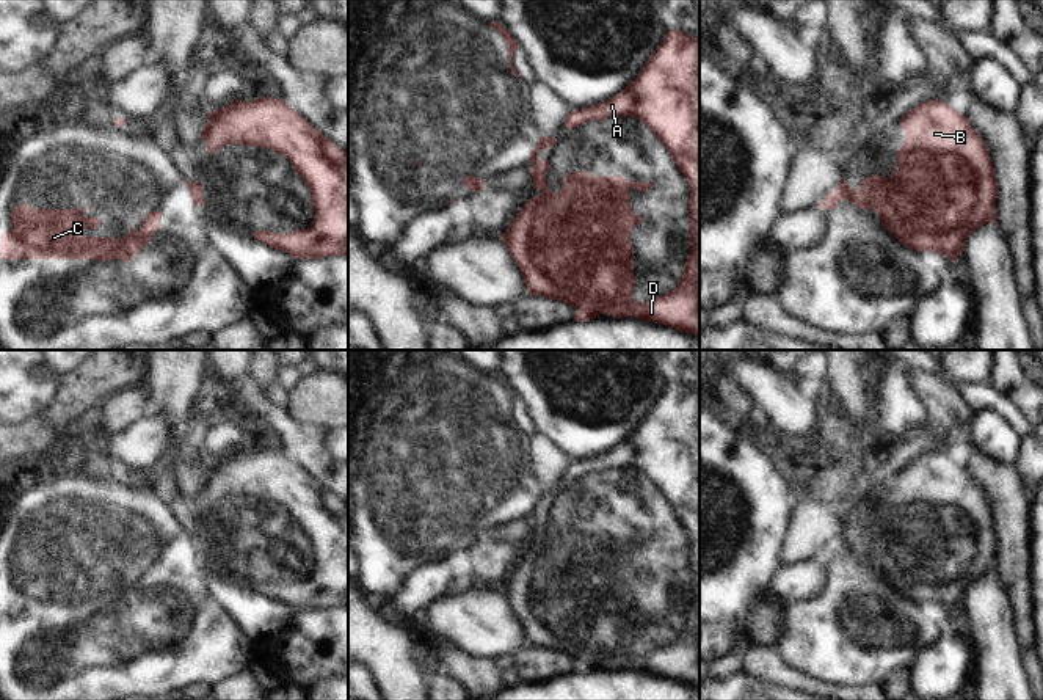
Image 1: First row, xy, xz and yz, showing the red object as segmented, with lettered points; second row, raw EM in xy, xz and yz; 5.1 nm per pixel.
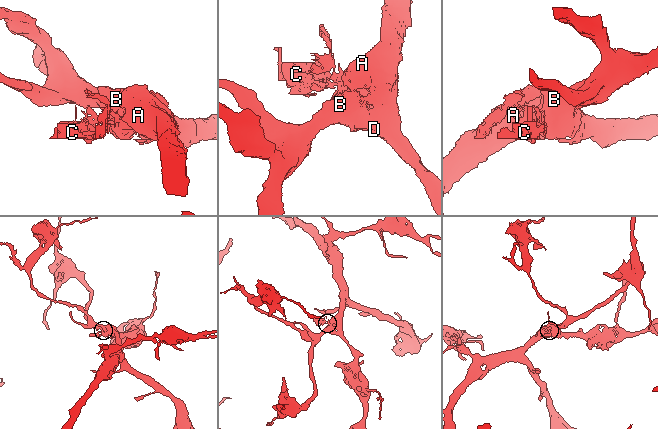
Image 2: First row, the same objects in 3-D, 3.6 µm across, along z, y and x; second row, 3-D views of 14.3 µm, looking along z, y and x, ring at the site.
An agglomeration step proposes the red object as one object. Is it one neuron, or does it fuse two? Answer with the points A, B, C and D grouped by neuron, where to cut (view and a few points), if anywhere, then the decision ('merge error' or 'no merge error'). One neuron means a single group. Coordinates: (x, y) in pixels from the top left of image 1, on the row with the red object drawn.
A B D / C; cut in yz along (860, 192), (852, 203); merge error

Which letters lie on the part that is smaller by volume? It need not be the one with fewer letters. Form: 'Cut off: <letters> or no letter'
Cut off: C

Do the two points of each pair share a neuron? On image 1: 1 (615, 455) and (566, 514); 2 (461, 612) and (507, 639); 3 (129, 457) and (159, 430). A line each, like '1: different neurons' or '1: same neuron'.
1: same neuron
2: same neuron
3: same neuron

